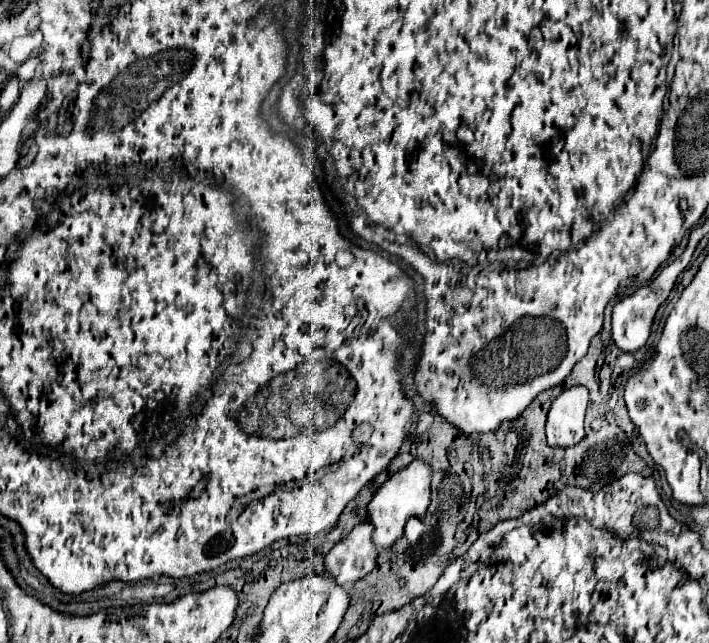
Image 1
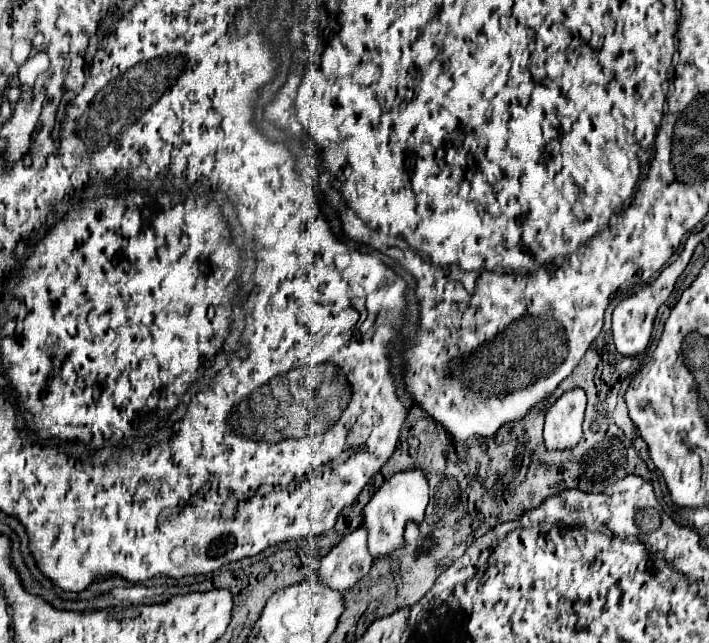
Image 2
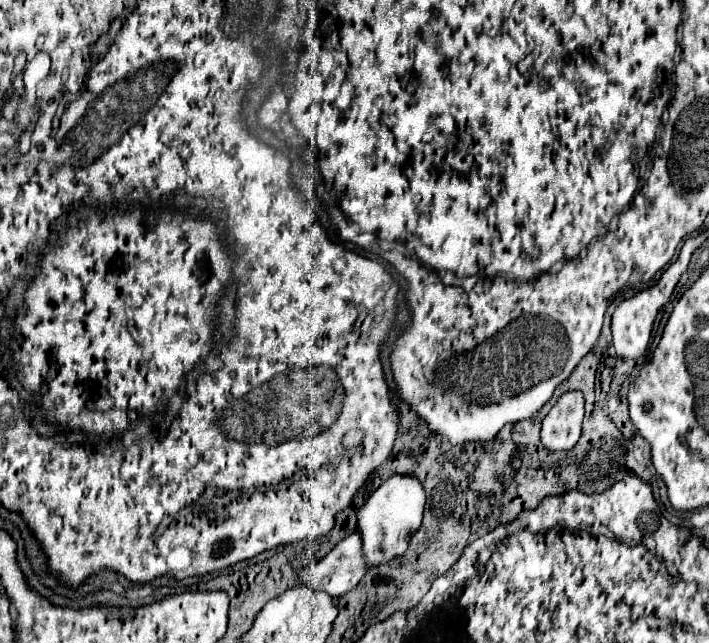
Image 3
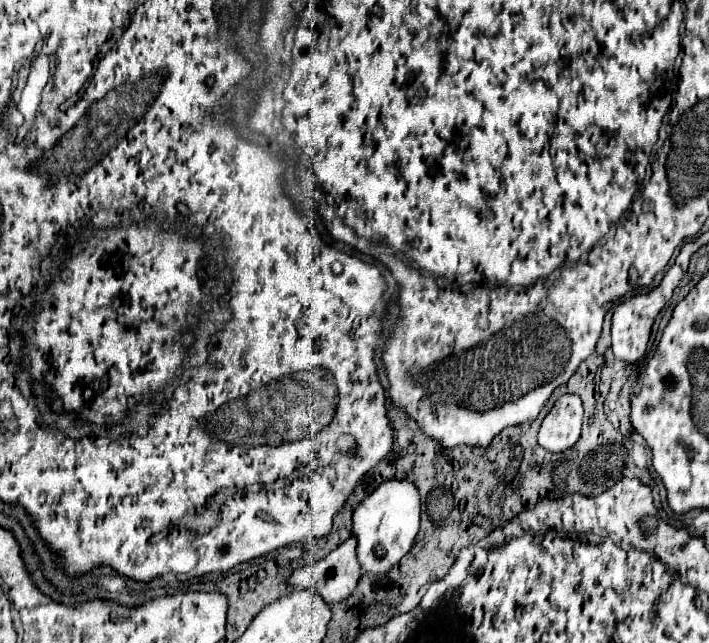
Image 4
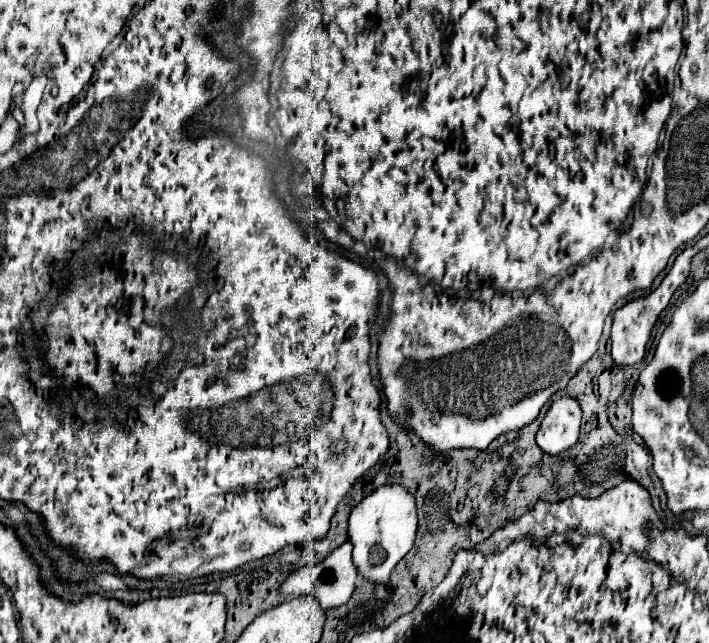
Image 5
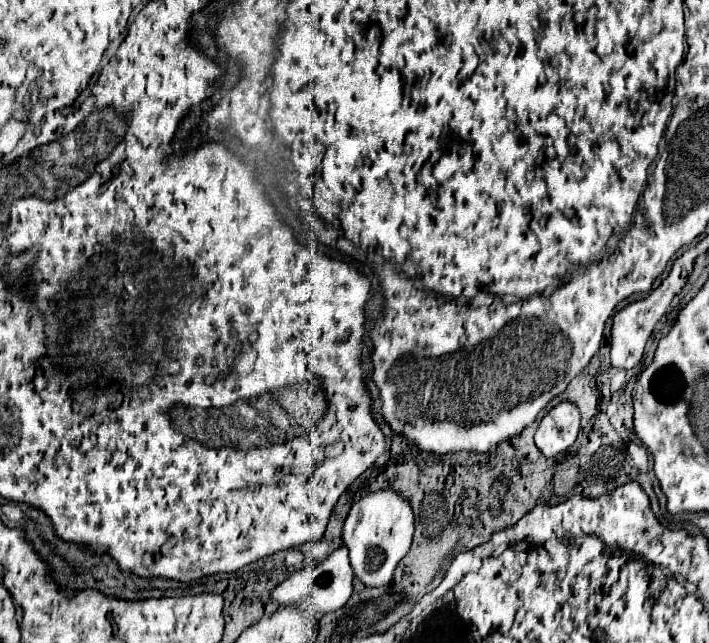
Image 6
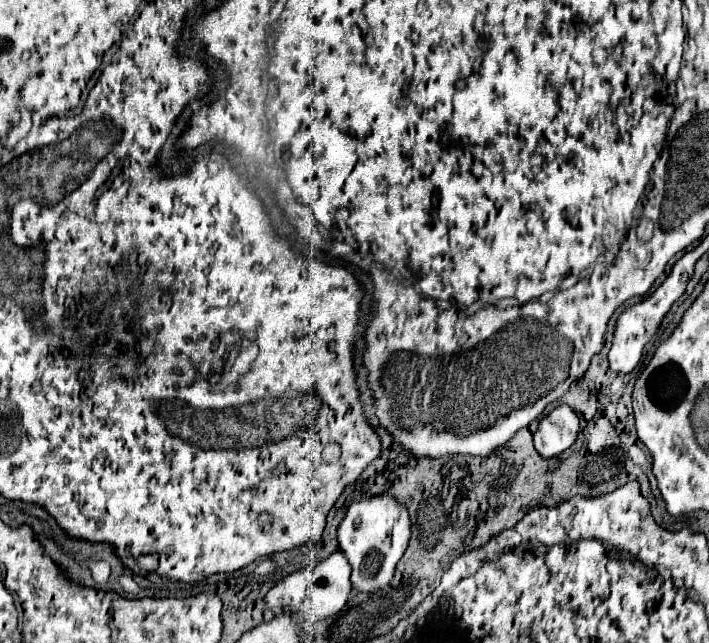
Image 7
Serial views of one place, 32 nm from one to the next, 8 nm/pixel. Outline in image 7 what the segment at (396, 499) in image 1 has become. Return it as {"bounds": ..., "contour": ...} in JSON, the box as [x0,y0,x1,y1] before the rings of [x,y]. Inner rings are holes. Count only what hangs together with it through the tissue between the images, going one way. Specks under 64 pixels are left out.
{"bounds":[338,496,410,594],"contour":[[[374,496],[352,504],[338,526],[338,550],[344,552],[352,566],[352,588],[356,592],[372,594],[386,588],[394,576],[396,562],[402,558],[410,540],[410,520],[404,506],[396,504],[394,498]]]}

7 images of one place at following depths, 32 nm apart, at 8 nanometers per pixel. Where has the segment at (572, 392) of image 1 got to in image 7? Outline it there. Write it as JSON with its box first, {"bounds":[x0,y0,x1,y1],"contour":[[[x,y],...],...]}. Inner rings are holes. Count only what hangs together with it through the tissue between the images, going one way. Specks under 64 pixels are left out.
{"bounds":[534,406,580,458],"contour":[[[558,406],[542,418],[534,434],[534,448],[542,458],[554,458],[568,450],[578,434],[580,420],[570,406]]]}

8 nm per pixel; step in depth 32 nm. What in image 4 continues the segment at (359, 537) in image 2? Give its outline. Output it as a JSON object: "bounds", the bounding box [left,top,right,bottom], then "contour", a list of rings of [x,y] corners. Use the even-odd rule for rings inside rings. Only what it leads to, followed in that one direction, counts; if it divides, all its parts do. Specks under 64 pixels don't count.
{"bounds":[286,538,360,606],"contour":[[[348,538],[346,542],[342,542],[336,550],[332,550],[318,564],[304,566],[304,568],[296,570],[288,578],[286,590],[288,592],[292,592],[292,590],[316,590],[328,606],[334,606],[338,602],[344,602],[354,592],[354,588],[358,584],[358,578],[360,578],[360,564],[356,562],[356,540]]]}

